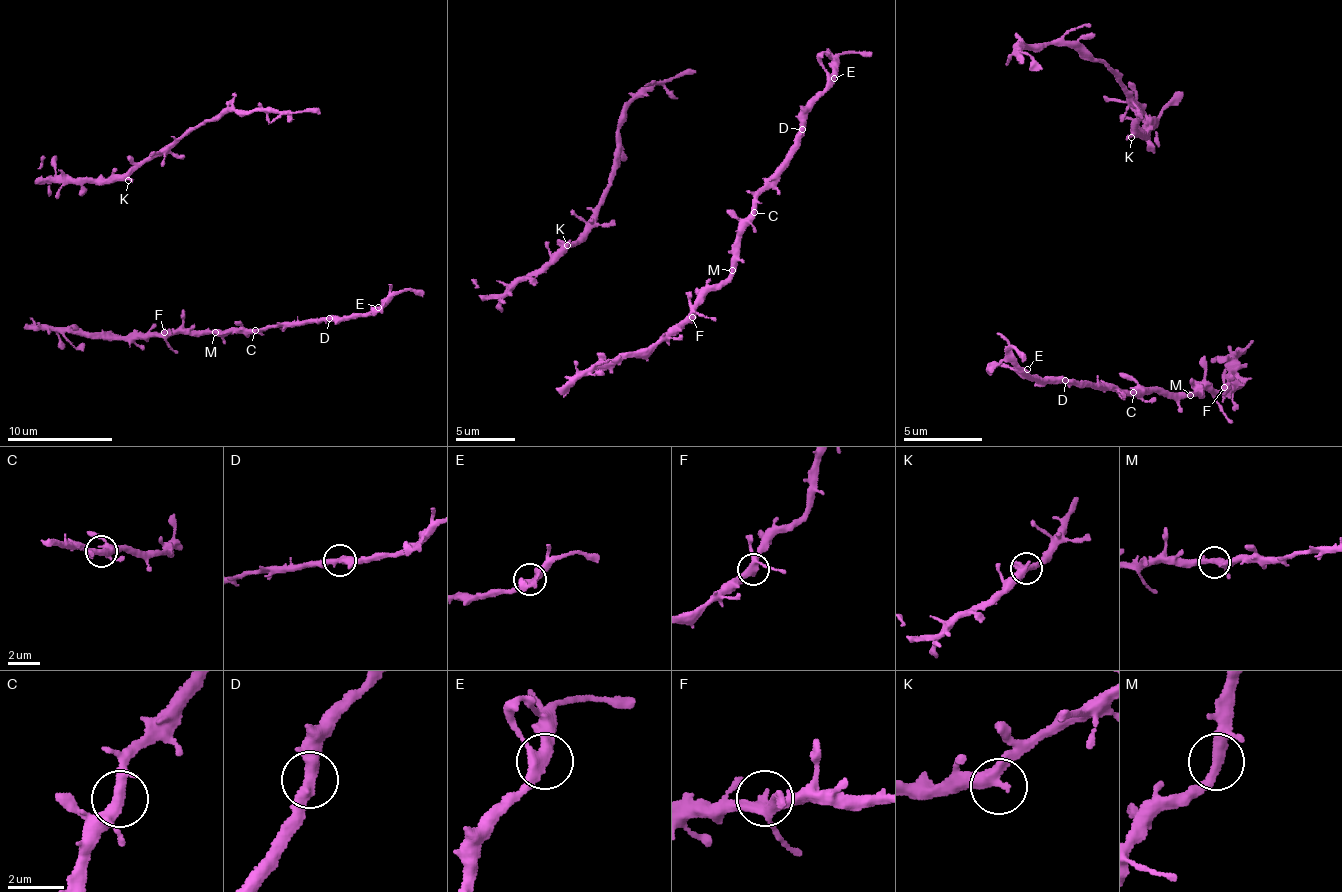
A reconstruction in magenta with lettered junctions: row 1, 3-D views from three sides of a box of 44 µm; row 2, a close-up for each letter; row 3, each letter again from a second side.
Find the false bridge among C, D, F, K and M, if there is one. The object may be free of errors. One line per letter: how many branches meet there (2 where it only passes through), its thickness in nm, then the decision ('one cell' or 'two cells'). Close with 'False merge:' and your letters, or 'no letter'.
C: 2 branches meet; 380 nm thick; one cell
D: 2 branches meet; 400 nm thick; one cell
F: 3 branches meet; 320 nm thick; one cell
K: 2 branches meet; 400 nm thick; one cell
M: 3 branches meet; 300 nm thick; one cell
False merge: no letter

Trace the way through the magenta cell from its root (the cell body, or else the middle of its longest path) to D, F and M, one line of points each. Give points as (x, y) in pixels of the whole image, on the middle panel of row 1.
D: (597, 354), (609, 360), (646, 356), (705, 293), (719, 289), (732, 270), (738, 228), (801, 130)
F: (597, 354), (609, 360), (646, 356), (661, 341), (677, 334), (692, 317)
M: (597, 354), (609, 360), (646, 356), (661, 341), (666, 340), (705, 293), (719, 289), (732, 270)

